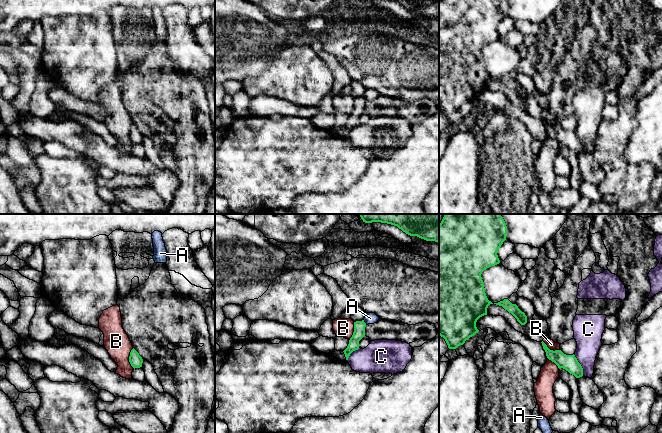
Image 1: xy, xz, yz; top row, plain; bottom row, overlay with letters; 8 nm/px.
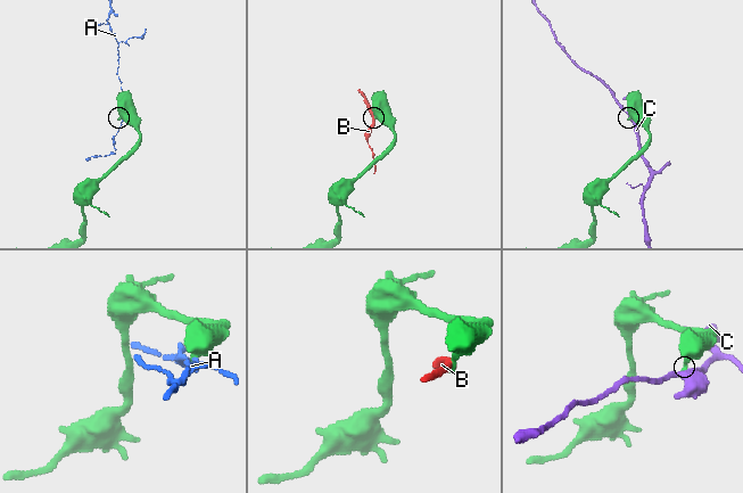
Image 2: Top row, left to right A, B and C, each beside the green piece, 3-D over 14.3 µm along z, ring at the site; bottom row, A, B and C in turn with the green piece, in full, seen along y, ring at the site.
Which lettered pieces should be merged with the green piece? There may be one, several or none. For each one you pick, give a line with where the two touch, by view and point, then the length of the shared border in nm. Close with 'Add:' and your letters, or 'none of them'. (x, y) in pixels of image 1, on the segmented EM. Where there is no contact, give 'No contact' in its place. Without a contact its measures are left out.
Add: none of them

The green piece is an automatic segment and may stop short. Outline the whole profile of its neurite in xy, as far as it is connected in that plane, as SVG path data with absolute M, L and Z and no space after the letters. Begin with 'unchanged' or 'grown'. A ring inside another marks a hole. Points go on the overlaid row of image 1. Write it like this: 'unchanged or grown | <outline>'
unchanged | M134 348L130 352L129 362L134 369L142 367L143 359Z

